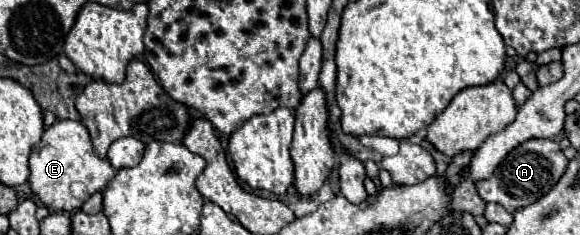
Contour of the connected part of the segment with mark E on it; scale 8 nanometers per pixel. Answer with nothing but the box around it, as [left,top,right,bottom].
[30,120,116,212]

